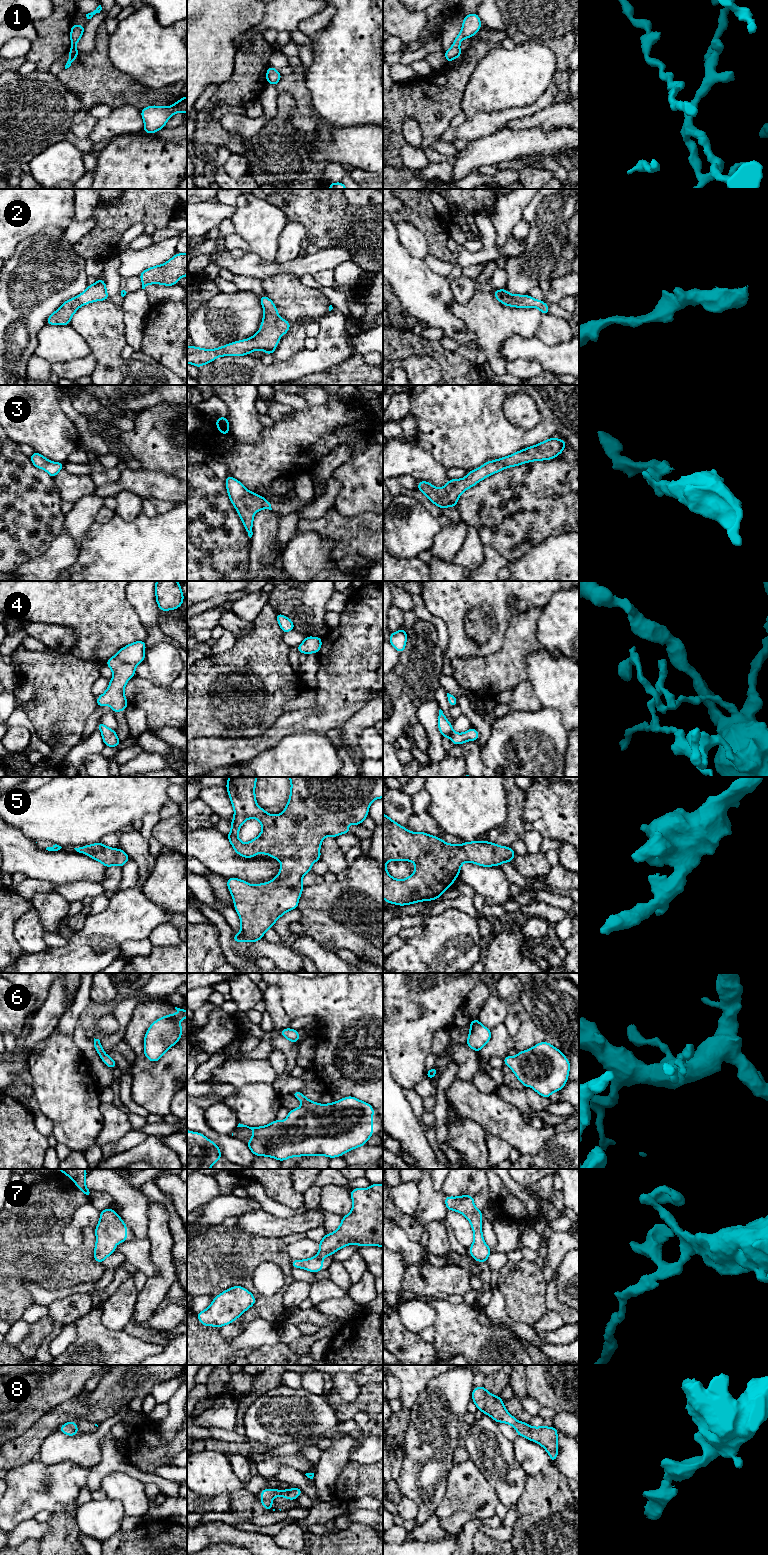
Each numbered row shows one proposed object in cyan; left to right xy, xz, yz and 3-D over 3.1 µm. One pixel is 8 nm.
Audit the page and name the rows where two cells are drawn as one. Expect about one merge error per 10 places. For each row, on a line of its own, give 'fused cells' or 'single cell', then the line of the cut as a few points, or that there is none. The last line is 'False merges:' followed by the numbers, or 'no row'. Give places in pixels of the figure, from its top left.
1: single cell | no cut
2: single cell | no cut
3: single cell | no cut
4: single cell | no cut
5: single cell | no cut
6: single cell | no cut
7: single cell | no cut
8: single cell | no cut
False merges: no row

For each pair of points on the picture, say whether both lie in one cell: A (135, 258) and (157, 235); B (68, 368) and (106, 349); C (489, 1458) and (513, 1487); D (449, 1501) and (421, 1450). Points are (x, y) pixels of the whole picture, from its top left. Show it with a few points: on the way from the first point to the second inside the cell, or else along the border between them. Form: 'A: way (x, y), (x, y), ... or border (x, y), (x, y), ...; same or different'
A: border (176, 235), (154, 244); different
B: border (91, 353), (95, 360), (95, 367), (90, 374); different
C: way (496, 1465), (509, 1480); same
D: border (449, 1470), (446, 1476), (445, 1494), (434, 1514); different

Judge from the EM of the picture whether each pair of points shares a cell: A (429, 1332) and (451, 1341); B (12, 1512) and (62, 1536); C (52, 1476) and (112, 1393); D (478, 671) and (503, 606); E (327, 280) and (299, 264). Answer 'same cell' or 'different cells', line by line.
A: different cells
B: different cells
C: different cells
D: different cells
E: different cells

